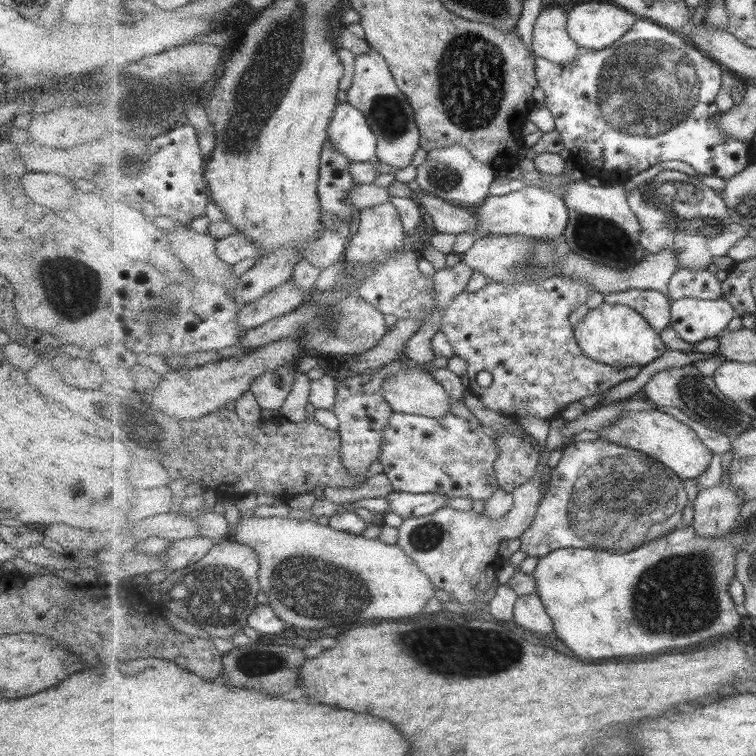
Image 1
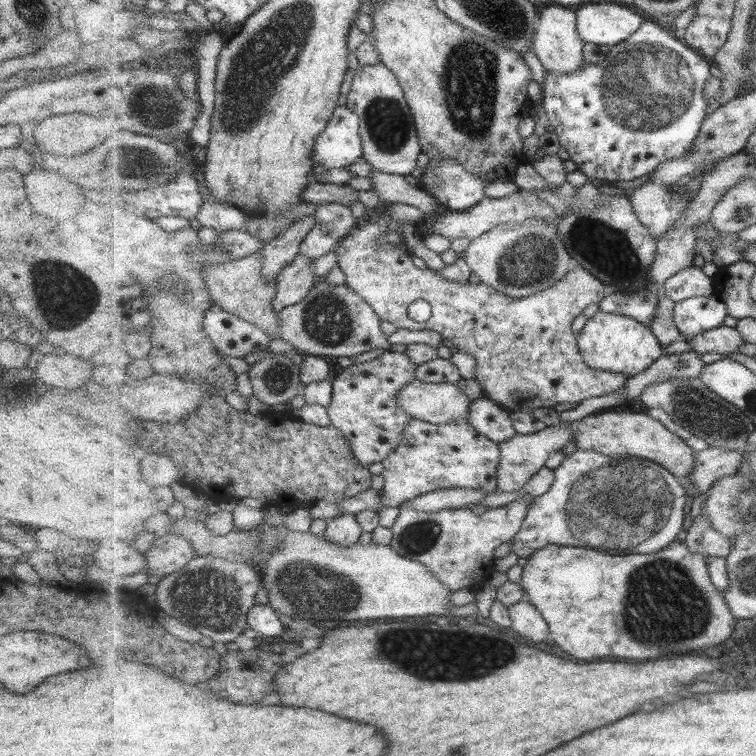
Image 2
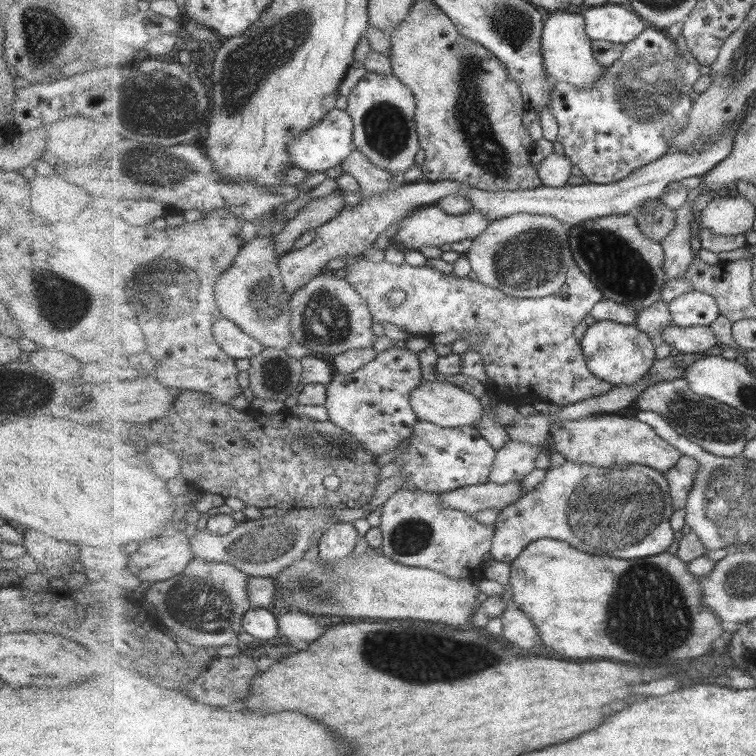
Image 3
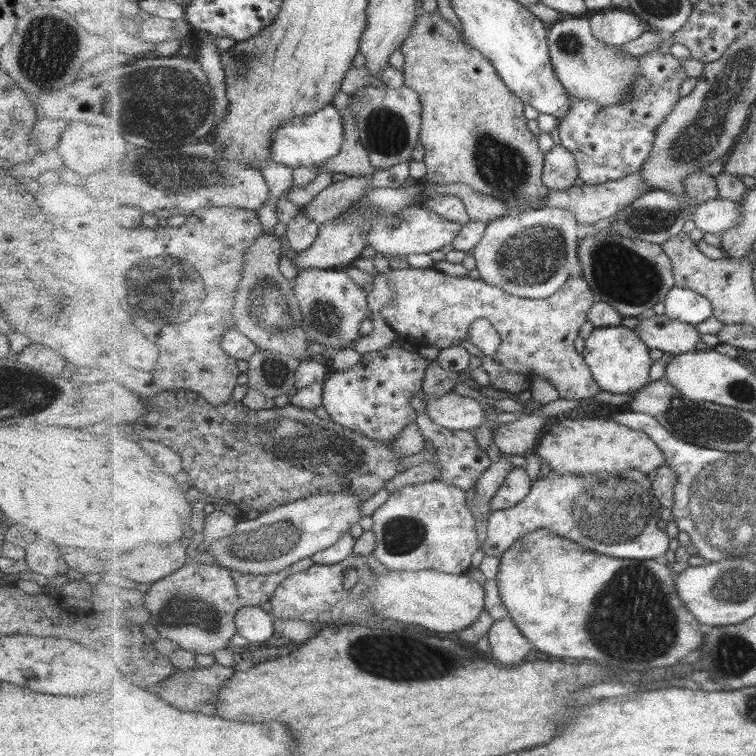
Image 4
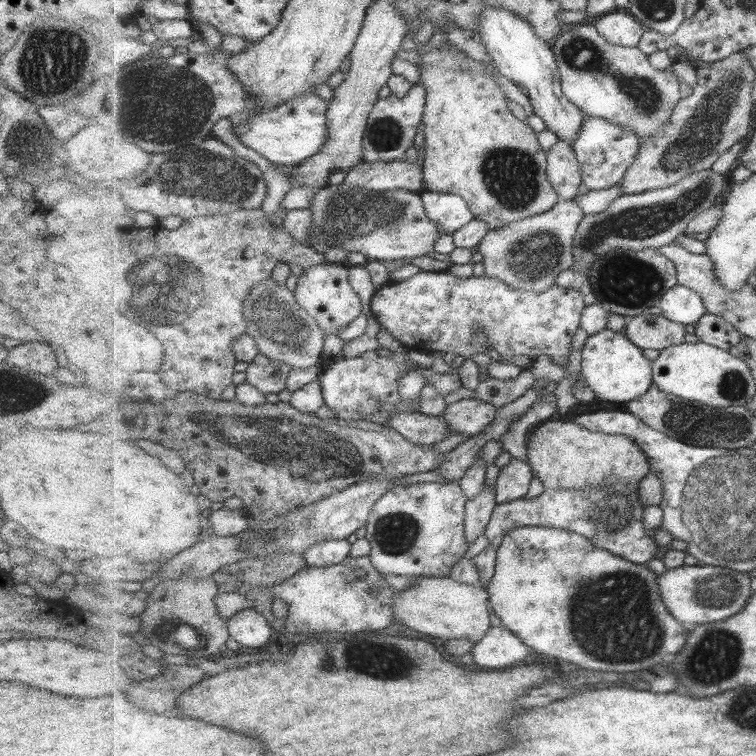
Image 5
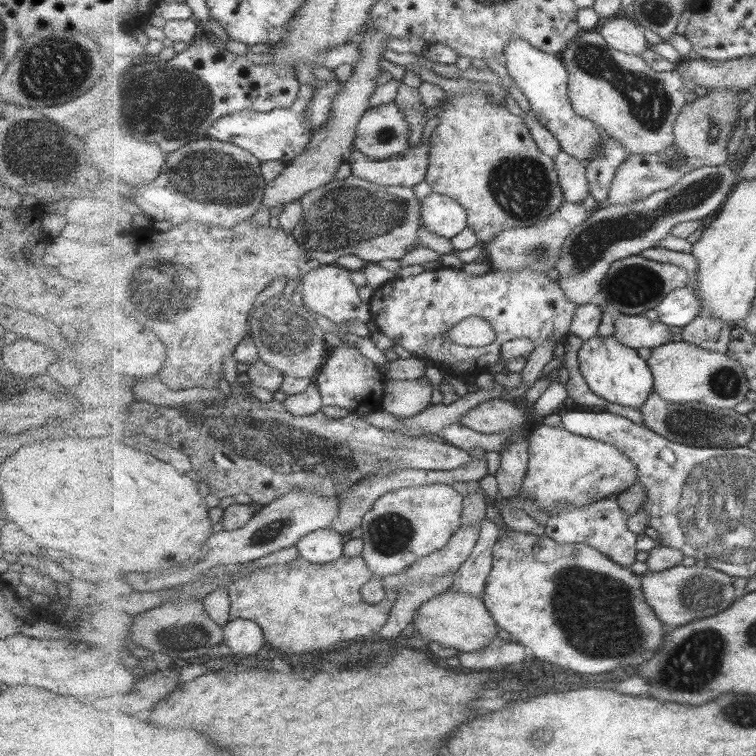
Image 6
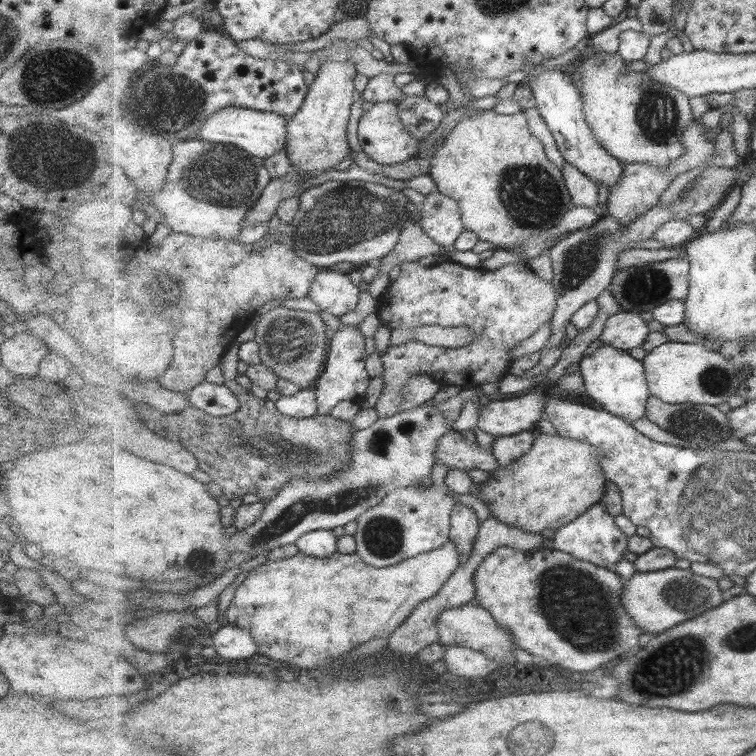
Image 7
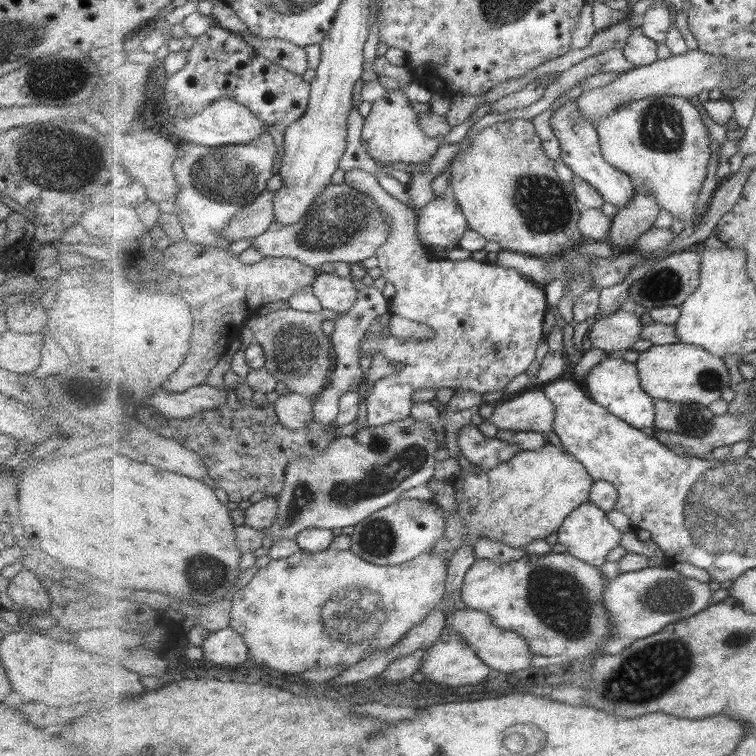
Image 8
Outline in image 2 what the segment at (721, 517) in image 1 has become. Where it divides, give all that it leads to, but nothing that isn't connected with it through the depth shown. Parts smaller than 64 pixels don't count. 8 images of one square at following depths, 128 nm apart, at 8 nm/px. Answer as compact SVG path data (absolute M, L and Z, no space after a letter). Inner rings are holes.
M699 514L688 528L685 541L693 554L709 554L726 559L733 550L729 539L714 528L706 516Z

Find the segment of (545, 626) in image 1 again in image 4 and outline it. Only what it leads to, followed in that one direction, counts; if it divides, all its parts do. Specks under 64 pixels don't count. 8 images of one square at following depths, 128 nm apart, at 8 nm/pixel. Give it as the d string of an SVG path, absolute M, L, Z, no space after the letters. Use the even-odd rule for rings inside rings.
M510 616L495 621L487 635L490 640L489 658L499 664L519 664L529 652L536 650Z

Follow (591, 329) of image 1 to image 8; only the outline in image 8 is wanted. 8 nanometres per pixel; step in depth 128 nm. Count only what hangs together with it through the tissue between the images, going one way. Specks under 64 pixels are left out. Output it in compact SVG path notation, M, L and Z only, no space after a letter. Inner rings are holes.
M609 354L595 366L584 380L594 401L608 408L612 413L621 417L633 428L642 431L652 431L656 426L656 404L652 396L641 386L640 372L636 363L629 363L621 359L620 355Z

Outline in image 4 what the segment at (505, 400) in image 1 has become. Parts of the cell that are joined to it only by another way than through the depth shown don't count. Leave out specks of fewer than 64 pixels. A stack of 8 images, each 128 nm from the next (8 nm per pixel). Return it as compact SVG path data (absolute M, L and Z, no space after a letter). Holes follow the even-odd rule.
M409 268L402 270L388 269L385 274L388 287L394 293L394 301L381 308L382 315L391 328L398 334L400 343L413 349L420 347L435 347L443 350L461 341L469 341L472 324L480 318L487 318L501 335L502 344L492 360L503 365L511 372L521 373L527 378L541 375L565 400L583 400L593 398L601 392L601 387L594 379L583 353L575 350L575 342L579 338L581 326L588 320L591 307L595 304L594 292L585 281L584 276L572 276L553 296L546 299L521 298L509 294L499 286L487 284L482 279L473 280L469 277L457 277L429 269Z

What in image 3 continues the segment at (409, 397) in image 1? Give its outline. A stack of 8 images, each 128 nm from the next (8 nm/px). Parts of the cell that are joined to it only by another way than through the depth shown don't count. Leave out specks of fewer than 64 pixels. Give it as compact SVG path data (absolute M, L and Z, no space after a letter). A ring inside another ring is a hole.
M424 381L412 392L412 407L421 421L445 428L477 426L484 406L472 392L446 381Z

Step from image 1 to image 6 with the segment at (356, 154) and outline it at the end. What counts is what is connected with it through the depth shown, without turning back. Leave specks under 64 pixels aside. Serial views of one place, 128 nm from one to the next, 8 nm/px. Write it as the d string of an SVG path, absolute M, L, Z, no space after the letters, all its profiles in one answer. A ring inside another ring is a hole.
M301 84L301 92L291 108L277 108L271 112L245 109L222 116L208 130L209 138L235 144L236 149L248 150L262 162L272 160L291 161L304 153L313 136L310 124L306 122L306 110L314 99L315 86Z

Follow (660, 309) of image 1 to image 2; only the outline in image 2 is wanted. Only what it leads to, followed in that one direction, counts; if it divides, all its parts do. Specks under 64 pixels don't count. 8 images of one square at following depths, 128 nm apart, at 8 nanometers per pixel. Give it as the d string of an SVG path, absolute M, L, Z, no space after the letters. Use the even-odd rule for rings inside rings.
M644 288L631 296L616 292L606 296L598 306L601 312L609 314L619 312L641 324L650 326L658 307L658 295L656 290L650 288Z

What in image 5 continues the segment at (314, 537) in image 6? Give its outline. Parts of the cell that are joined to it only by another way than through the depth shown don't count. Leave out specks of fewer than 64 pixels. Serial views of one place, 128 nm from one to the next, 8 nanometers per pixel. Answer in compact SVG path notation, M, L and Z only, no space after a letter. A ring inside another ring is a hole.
M322 540L304 552L306 564L312 567L330 567L341 564L350 556L350 540Z

